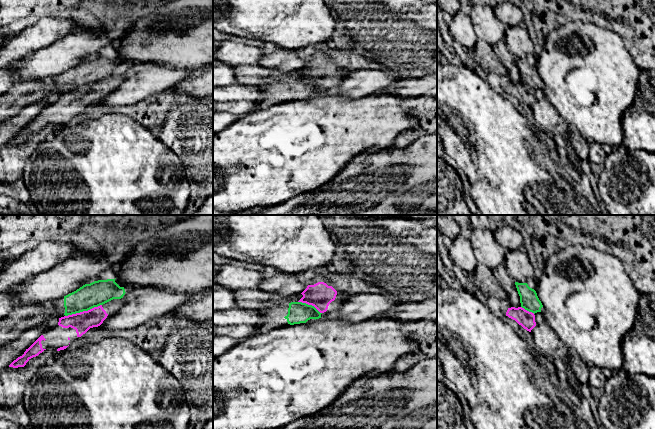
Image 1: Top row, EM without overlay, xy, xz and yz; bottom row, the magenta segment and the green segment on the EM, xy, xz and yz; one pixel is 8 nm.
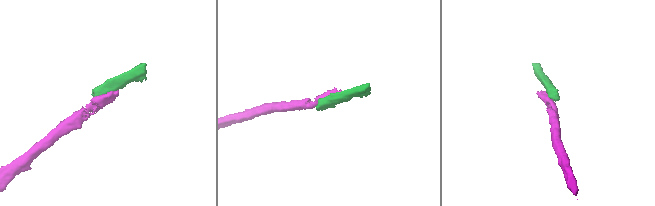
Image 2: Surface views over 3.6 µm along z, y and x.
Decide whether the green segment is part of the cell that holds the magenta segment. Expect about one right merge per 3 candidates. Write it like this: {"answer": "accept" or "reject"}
{"answer": "reject"}

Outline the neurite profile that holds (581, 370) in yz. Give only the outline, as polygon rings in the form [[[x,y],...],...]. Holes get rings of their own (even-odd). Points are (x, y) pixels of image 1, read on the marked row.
[[[572,348],[568,350],[566,363],[571,367],[577,381],[580,384],[588,384],[589,367],[582,361],[578,353]]]

